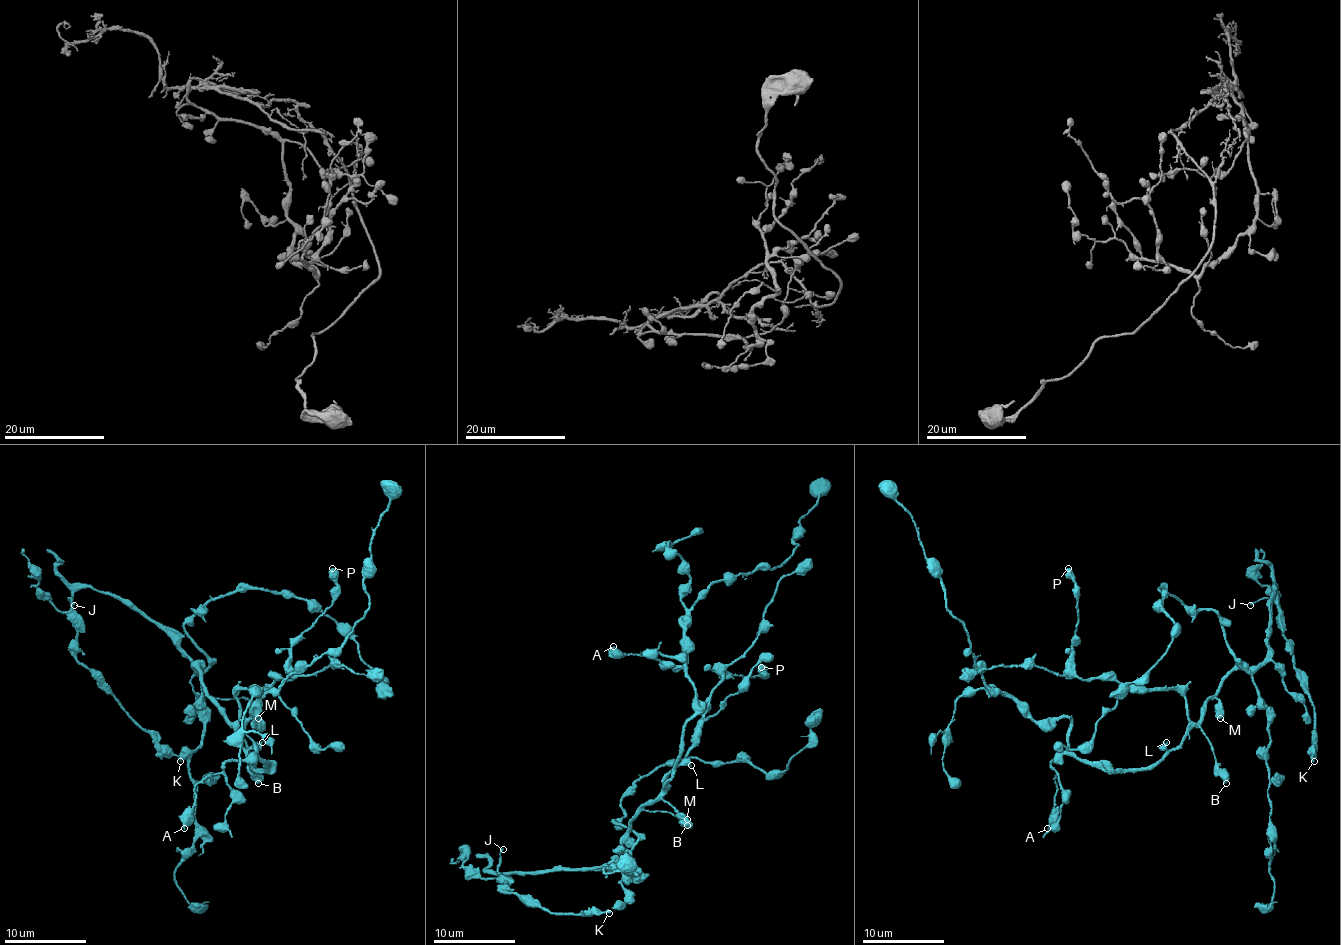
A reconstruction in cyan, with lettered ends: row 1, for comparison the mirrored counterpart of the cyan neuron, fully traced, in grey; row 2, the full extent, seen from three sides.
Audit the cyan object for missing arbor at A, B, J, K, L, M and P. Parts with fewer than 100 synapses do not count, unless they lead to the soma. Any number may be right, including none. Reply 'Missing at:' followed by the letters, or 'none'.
Missing at: none

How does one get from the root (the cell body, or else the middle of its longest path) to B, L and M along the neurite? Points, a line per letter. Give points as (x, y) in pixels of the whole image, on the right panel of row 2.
B: (1158, 761), (1193, 728), (1199, 728), (1211, 744), (1216, 771), (1226, 783)
L: (1158, 761), (1166, 750), (1166, 742)
M: (1158, 761), (1177, 746), (1199, 720), (1201, 707), (1209, 697), (1218, 701), (1220, 718)

